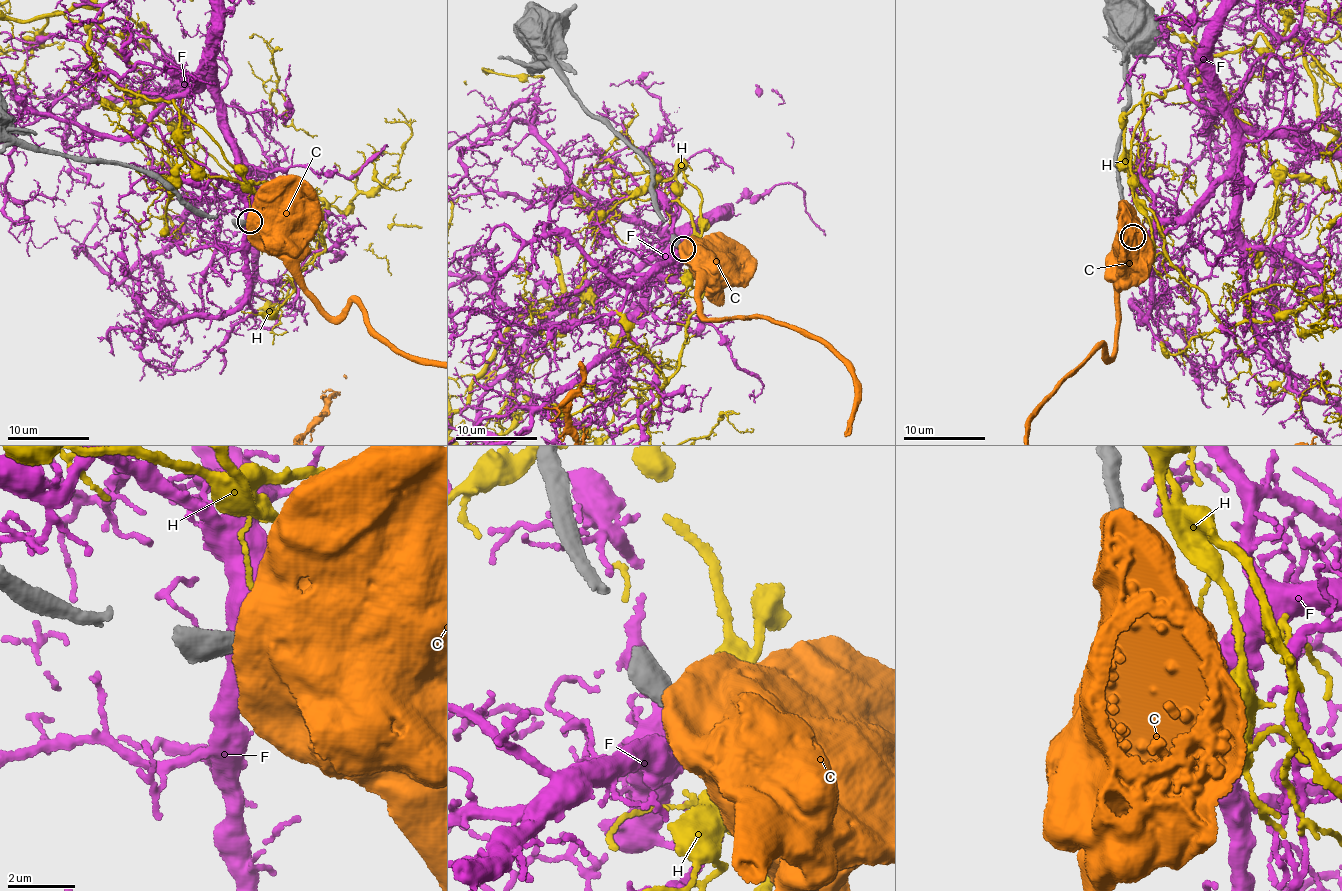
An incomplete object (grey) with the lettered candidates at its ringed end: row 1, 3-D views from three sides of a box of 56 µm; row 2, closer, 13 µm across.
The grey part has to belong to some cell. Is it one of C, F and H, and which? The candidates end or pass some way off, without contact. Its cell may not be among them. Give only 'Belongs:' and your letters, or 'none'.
Belongs: none

